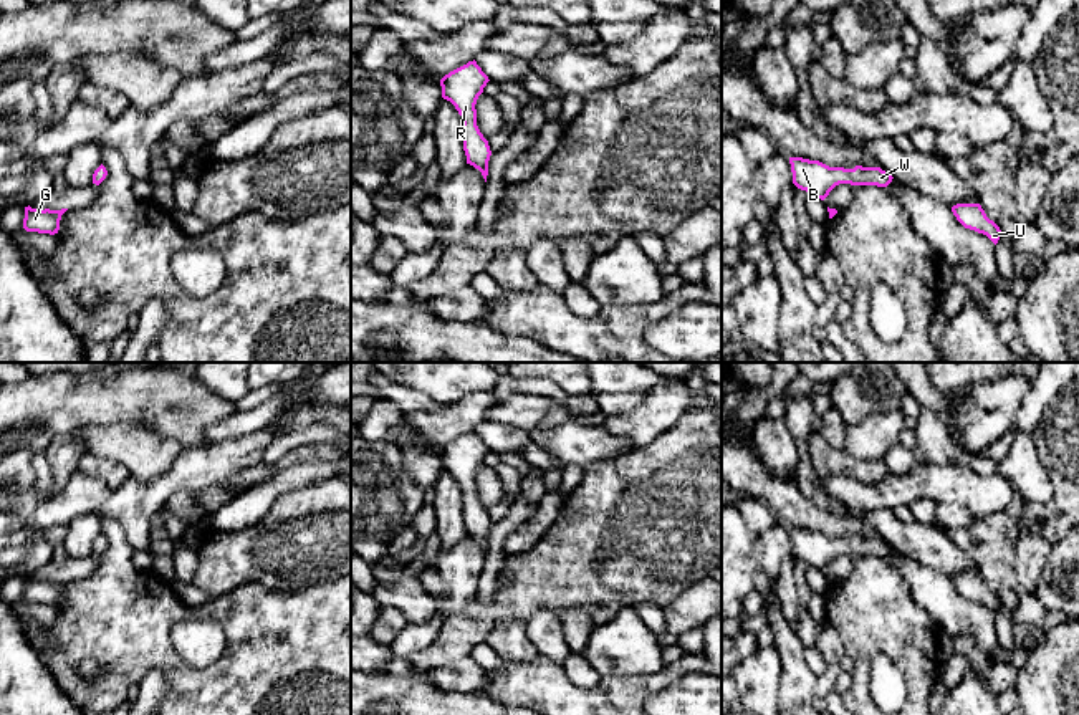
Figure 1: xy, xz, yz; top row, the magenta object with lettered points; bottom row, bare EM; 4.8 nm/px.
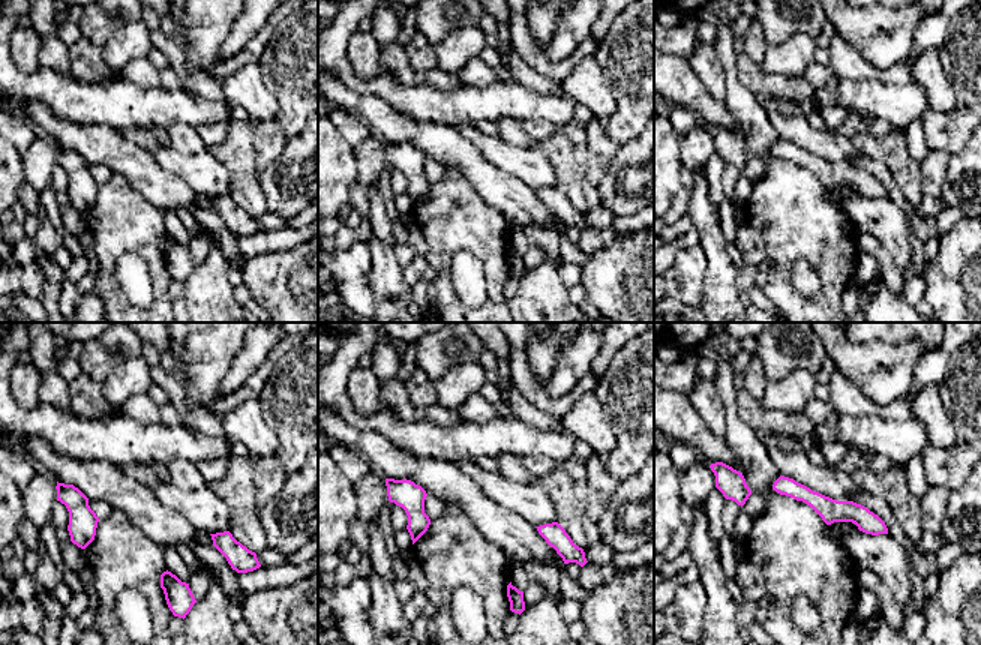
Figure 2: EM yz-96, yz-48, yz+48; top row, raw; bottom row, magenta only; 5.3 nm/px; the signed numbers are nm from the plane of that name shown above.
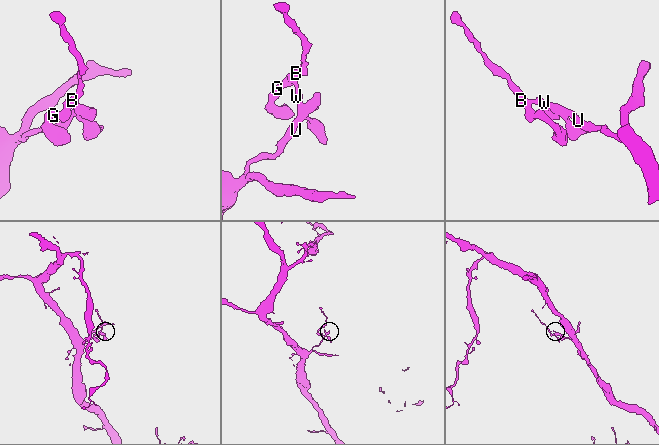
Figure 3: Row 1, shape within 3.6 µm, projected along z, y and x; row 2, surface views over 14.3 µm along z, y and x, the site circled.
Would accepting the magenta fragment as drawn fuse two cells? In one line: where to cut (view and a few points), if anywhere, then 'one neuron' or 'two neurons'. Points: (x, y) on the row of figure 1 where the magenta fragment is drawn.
no cut; one neuron

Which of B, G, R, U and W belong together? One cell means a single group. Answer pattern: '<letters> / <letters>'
B G R U W

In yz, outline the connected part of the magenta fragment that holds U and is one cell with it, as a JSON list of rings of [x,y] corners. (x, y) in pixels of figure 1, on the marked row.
[[[957,204],[952,207],[957,220],[970,230],[986,235],[995,245],[1000,240],[1000,227],[990,220],[980,204]]]

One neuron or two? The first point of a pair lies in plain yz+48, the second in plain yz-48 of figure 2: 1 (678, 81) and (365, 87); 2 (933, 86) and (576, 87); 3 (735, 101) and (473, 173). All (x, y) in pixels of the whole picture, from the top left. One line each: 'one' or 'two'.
1: two
2: one
3: two

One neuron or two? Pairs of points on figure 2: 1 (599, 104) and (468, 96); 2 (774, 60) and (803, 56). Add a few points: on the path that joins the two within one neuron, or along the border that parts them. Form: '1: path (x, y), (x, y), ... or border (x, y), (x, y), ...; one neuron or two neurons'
1: border (560, 90), (576, 102); two neurons
2: path (782, 59), (795, 56); one neuron

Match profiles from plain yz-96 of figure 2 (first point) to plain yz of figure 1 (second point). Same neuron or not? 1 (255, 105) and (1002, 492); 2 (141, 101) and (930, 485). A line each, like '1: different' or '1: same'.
1: different
2: same

